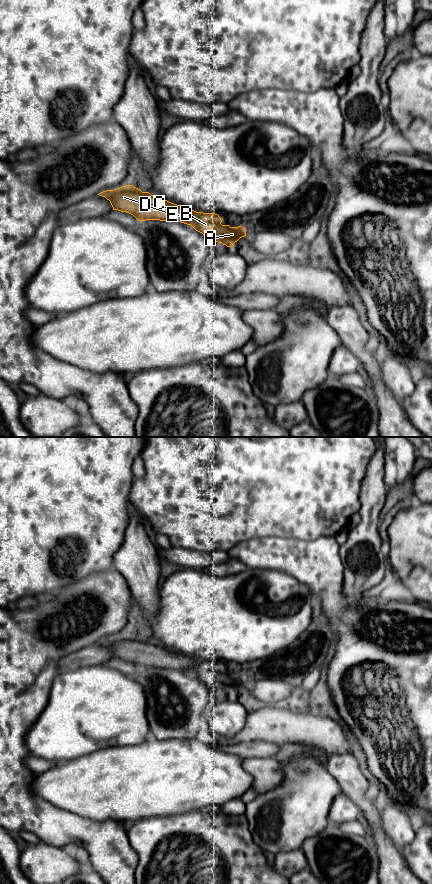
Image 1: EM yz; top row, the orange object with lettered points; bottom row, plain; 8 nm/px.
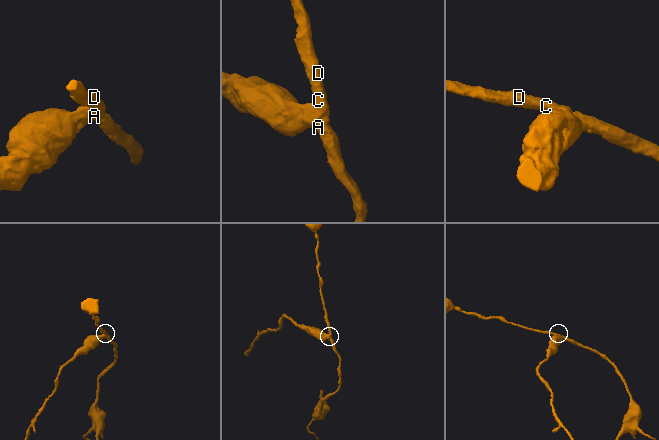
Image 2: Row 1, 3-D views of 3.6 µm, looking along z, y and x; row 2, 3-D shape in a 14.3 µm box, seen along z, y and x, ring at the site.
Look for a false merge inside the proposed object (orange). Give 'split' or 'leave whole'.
split

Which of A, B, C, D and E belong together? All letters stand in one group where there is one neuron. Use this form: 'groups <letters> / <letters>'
groups A C D E / B

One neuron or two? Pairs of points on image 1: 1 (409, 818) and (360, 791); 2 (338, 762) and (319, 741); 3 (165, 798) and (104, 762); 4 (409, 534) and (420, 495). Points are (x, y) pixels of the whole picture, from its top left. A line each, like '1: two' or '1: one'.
1: two
2: two
3: one
4: two

